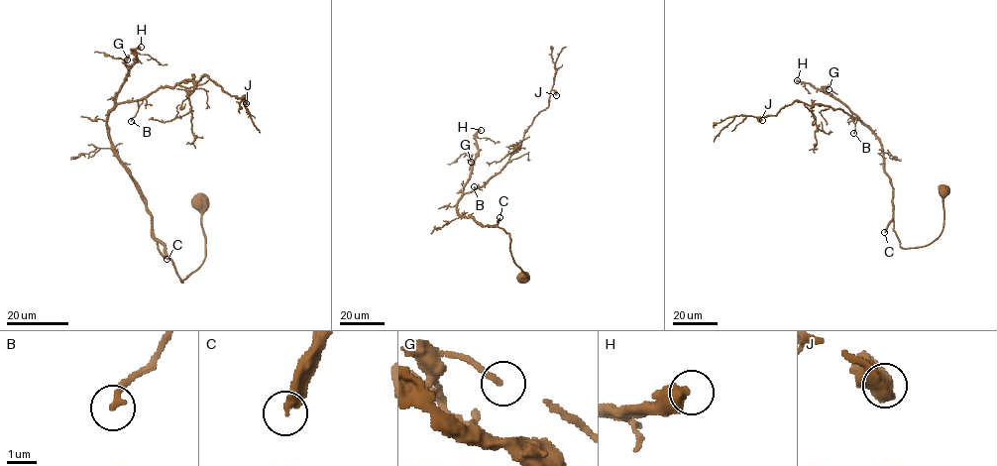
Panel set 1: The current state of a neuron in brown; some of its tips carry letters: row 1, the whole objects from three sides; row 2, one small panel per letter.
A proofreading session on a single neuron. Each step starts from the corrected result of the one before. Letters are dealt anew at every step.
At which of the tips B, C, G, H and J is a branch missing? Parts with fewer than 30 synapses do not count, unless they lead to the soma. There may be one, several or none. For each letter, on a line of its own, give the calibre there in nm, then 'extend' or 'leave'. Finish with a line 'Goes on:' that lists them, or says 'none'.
B: 240 nm | leave
C: 400 nm | extend
G: 200 nm | leave
H: 550 nm | extend
J: 600 nm | leave
Goes on: C, H

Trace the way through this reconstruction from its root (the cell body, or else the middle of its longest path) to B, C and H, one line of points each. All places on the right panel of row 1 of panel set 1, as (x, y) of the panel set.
B: (943, 192), (941, 233), (926, 246), (902, 248), (879, 139), (859, 120), (853, 133)
C: (943, 192), (942, 230), (930, 244), (902, 248), (892, 220), (884, 232)
H: (943, 192), (941, 233), (926, 246), (902, 248), (893, 230), (892, 188), (879, 139), (837, 99), (797, 80)

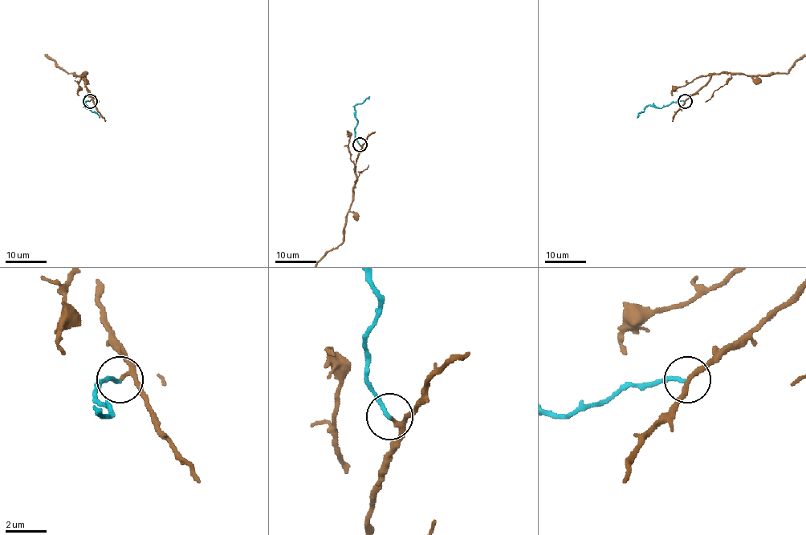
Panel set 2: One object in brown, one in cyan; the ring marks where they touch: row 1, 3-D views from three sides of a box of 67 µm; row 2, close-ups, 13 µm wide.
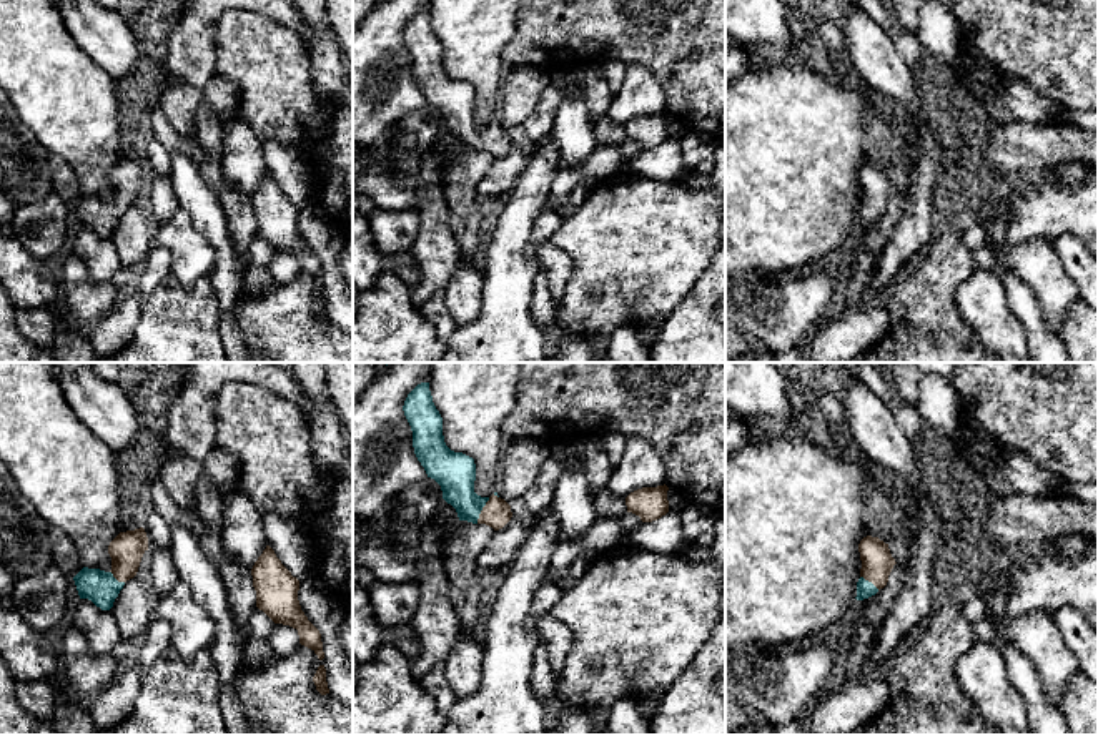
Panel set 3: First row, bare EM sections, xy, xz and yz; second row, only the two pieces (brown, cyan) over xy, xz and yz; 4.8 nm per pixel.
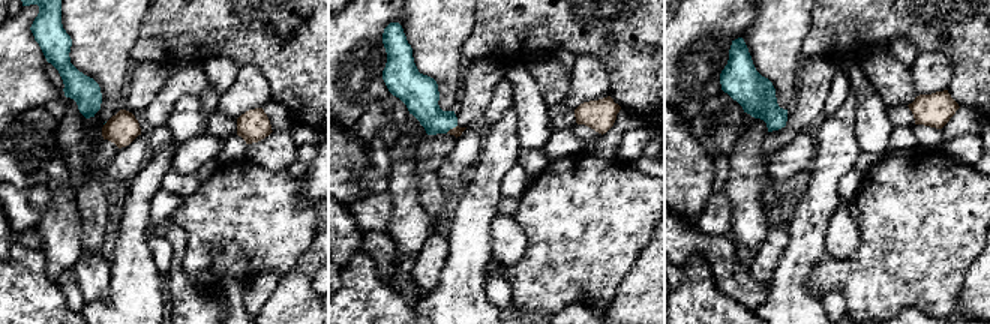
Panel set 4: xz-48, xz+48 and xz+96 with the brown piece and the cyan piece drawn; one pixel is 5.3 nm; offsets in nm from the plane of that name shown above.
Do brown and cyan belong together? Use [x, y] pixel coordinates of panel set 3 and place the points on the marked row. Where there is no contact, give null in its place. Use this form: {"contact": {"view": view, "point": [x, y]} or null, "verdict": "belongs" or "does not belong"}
{"contact": {"view": "xz", "point": [481, 511]}, "verdict": "belongs"}

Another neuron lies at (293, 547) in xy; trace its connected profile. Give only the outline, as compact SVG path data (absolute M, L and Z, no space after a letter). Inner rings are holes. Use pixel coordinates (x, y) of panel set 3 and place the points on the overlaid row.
M265 514L263 529L268 545L293 577L301 582L316 574L311 537L298 524L276 514Z

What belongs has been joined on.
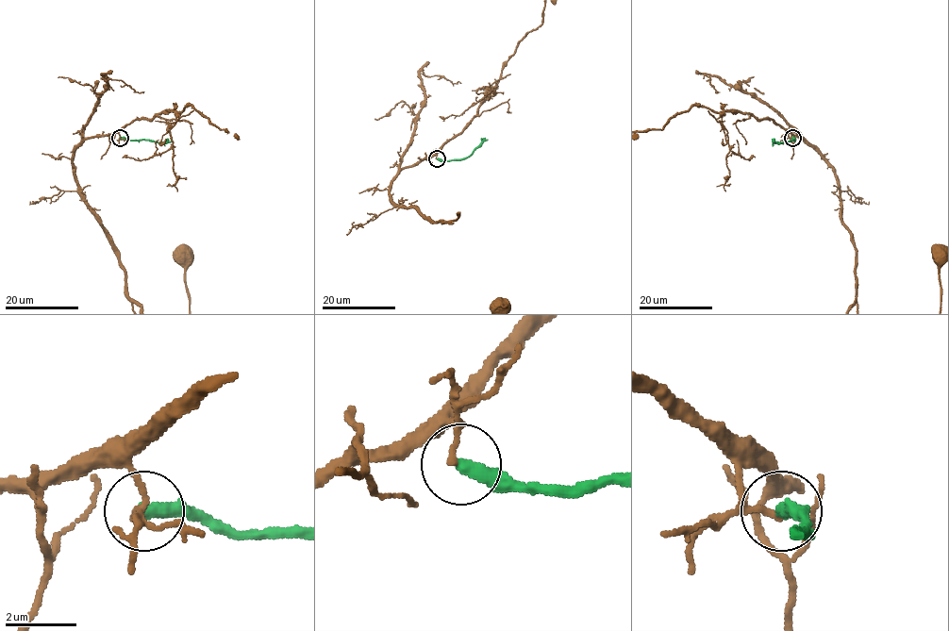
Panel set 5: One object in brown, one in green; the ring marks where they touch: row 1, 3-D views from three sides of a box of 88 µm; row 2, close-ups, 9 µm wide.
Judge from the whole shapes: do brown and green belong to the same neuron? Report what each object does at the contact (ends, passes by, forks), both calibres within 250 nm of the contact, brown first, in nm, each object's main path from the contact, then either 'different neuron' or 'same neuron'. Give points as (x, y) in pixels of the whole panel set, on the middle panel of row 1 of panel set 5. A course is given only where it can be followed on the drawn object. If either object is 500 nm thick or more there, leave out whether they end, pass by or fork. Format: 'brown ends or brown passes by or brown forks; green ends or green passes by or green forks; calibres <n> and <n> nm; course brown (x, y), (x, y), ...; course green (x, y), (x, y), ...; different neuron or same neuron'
brown ends; green ends; calibres 170 and 440 nm; course green (437, 158), (463, 159), (485, 138); different neuron

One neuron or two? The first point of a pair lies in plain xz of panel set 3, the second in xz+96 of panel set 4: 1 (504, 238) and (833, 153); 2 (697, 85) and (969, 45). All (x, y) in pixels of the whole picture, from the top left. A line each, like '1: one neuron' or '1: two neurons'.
1: one neuron
2: one neuron

